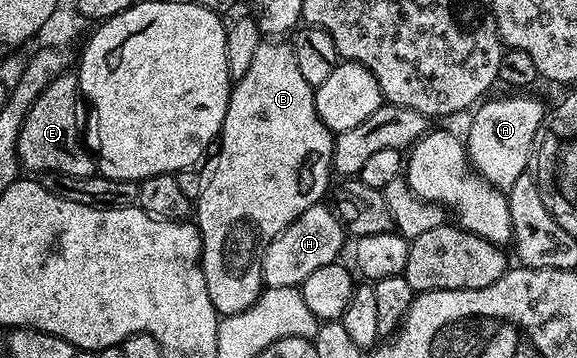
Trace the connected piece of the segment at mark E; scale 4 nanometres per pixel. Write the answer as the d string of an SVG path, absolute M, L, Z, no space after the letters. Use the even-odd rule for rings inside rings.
M74 72L58 73L39 92L33 107L29 107L19 132L19 163L24 170L32 169L35 175L50 171L74 177L90 177L96 172L96 158L90 148L87 150L83 146L83 125L79 122L79 105L81 106L79 78Z

